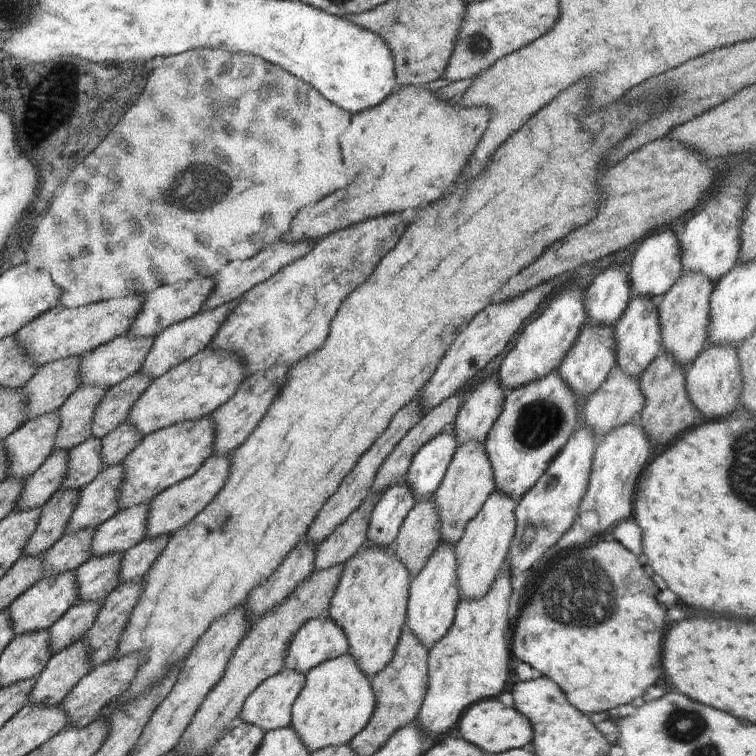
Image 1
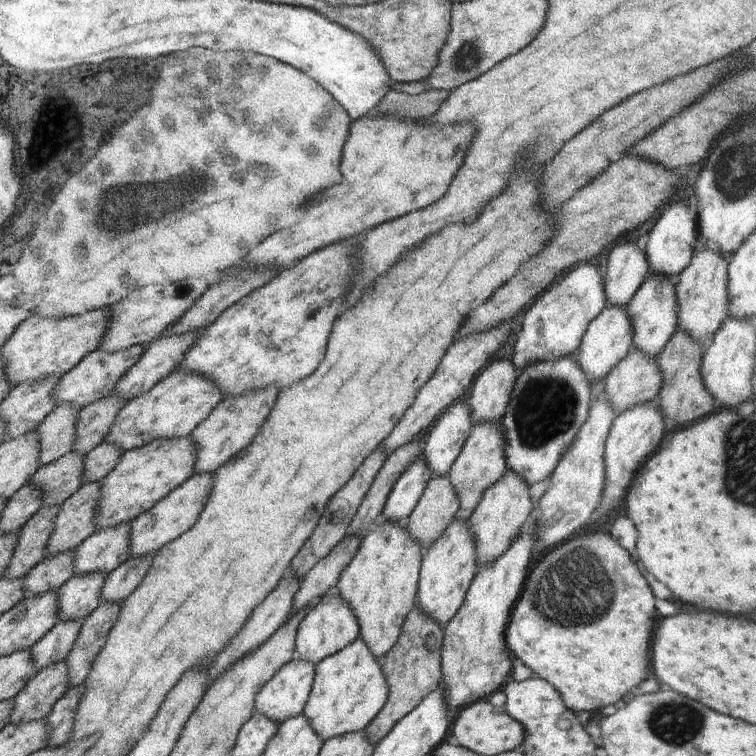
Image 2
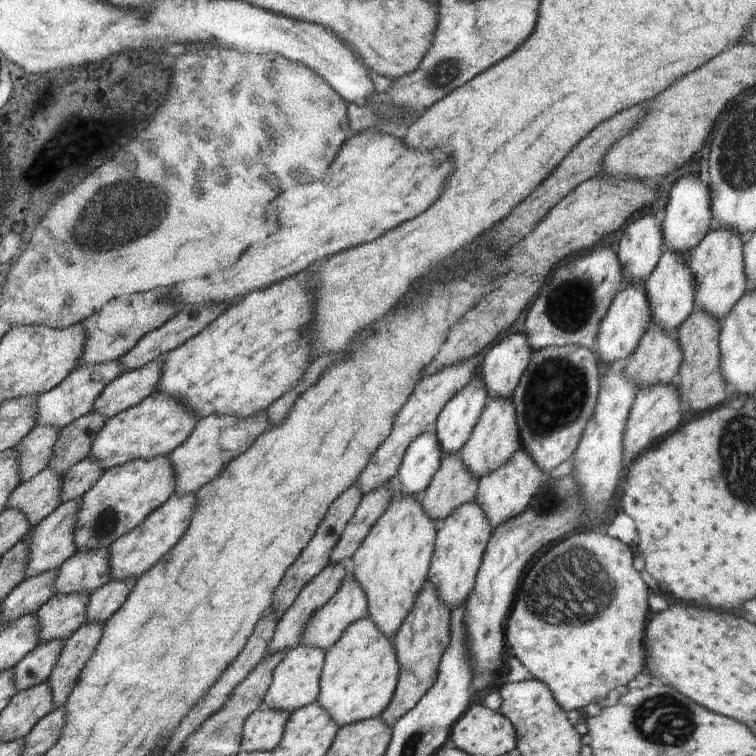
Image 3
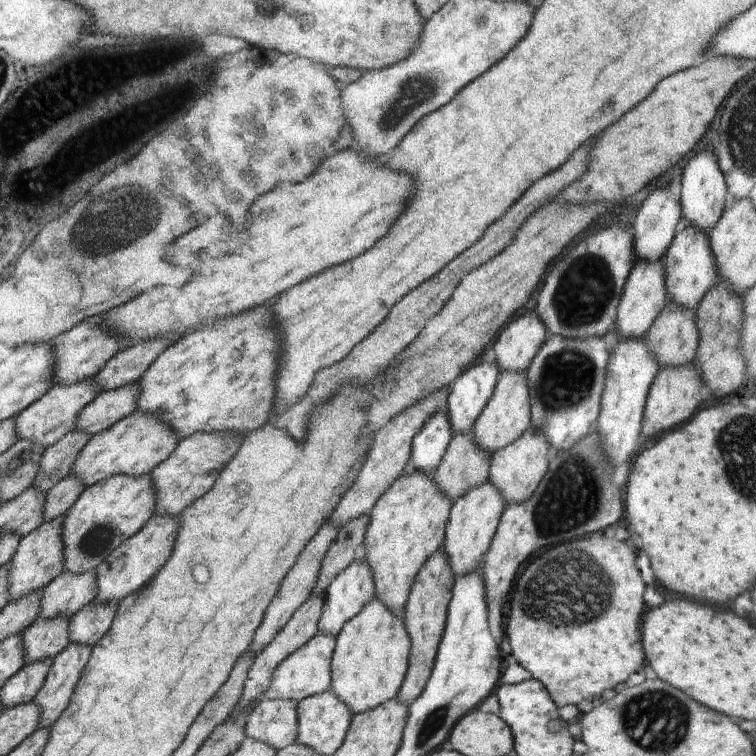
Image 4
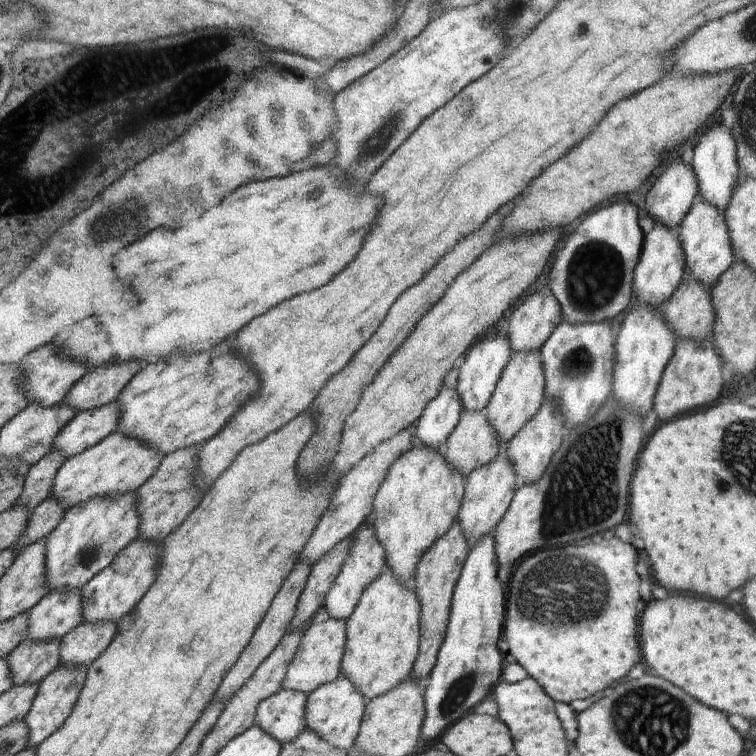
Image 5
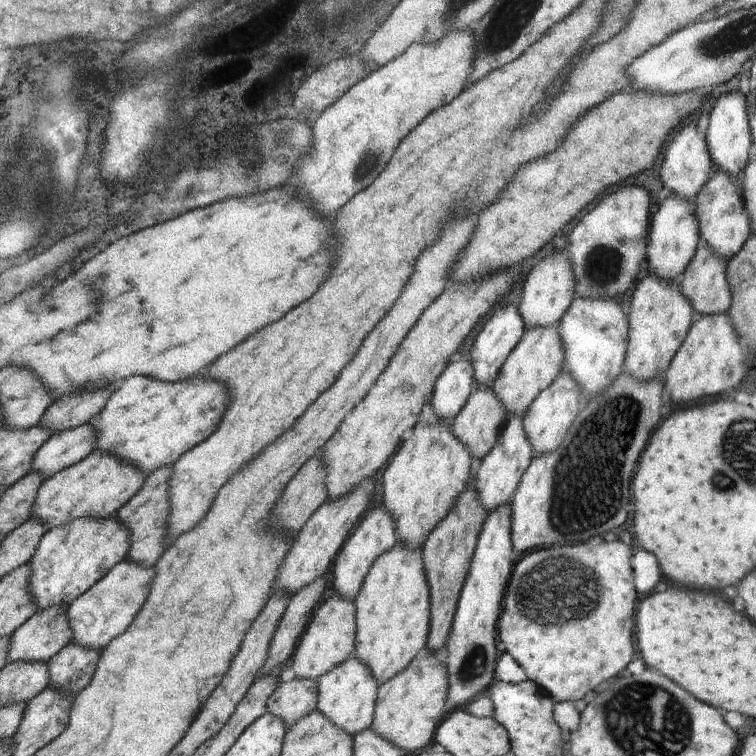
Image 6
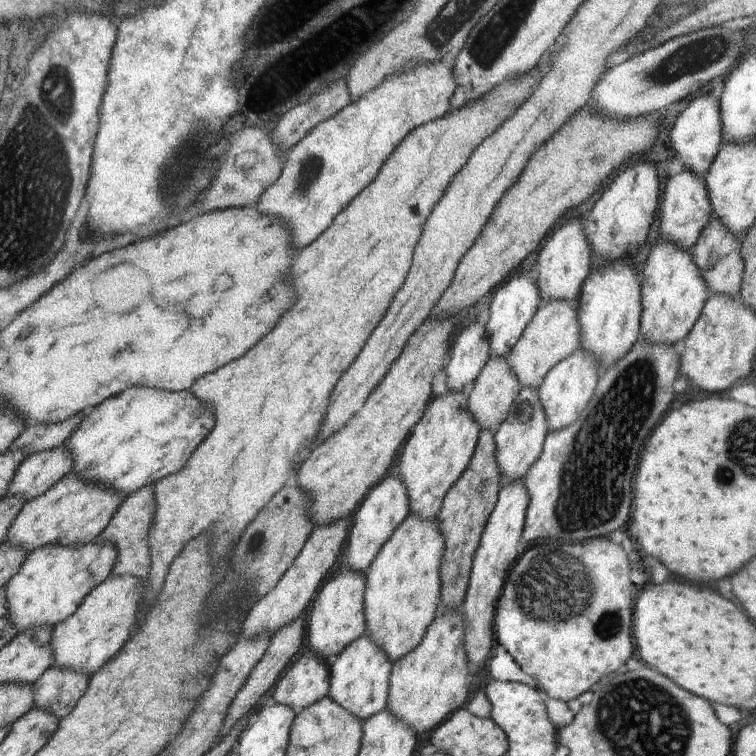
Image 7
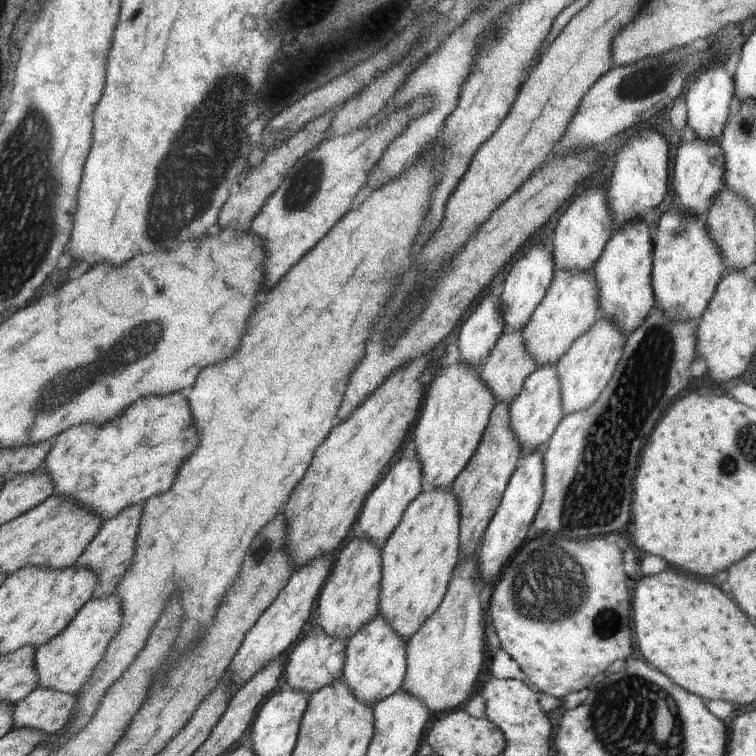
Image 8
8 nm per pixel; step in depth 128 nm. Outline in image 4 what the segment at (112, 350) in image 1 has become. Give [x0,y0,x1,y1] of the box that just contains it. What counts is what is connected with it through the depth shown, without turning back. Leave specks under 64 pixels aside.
[15,378,102,448]

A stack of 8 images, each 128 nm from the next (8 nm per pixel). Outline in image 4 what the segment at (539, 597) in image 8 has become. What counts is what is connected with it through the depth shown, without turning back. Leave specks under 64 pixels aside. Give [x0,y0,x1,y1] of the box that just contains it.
[506,534,646,707]

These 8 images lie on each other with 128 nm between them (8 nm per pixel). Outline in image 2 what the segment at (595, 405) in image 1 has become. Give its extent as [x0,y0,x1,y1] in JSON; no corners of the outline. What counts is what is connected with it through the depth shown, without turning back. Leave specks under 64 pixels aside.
[603,347,661,417]

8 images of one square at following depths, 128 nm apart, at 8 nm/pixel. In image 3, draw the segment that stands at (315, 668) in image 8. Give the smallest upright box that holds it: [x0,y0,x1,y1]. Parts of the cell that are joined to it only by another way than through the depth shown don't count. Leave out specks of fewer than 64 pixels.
[241,706,291,752]

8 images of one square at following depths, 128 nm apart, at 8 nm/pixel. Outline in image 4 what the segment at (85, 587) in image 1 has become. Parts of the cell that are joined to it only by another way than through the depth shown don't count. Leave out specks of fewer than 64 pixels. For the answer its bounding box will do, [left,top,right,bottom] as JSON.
[22,614,71,661]

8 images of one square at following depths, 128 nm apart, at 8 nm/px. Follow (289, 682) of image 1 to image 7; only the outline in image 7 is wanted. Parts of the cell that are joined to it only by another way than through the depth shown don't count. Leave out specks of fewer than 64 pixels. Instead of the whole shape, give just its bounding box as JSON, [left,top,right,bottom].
[308,567,365,660]

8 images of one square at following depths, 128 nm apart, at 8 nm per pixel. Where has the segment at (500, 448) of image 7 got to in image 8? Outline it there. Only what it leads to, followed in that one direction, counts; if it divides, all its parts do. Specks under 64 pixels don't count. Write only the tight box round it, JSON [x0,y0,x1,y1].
[509,365,565,456]

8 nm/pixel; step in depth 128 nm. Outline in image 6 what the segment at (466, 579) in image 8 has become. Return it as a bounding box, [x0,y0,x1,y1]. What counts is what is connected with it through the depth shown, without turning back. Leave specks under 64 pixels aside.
[371,647,447,754]

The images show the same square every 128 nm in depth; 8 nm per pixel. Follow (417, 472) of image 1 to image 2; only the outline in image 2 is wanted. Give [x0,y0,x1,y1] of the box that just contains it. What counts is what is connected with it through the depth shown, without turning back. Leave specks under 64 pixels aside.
[421,401,474,479]

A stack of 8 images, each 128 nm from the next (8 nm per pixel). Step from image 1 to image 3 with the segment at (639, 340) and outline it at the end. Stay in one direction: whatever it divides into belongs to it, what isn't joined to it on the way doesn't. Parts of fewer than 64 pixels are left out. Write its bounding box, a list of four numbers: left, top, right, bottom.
[643,250,695,337]

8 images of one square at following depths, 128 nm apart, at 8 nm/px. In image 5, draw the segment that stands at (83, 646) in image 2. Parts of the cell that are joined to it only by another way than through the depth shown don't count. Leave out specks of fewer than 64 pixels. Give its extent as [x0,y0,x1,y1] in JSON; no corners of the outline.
[23,665,87,748]

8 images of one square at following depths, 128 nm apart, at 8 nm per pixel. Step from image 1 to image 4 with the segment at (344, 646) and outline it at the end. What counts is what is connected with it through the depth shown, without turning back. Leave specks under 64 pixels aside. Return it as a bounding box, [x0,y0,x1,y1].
[317,544,375,637]

